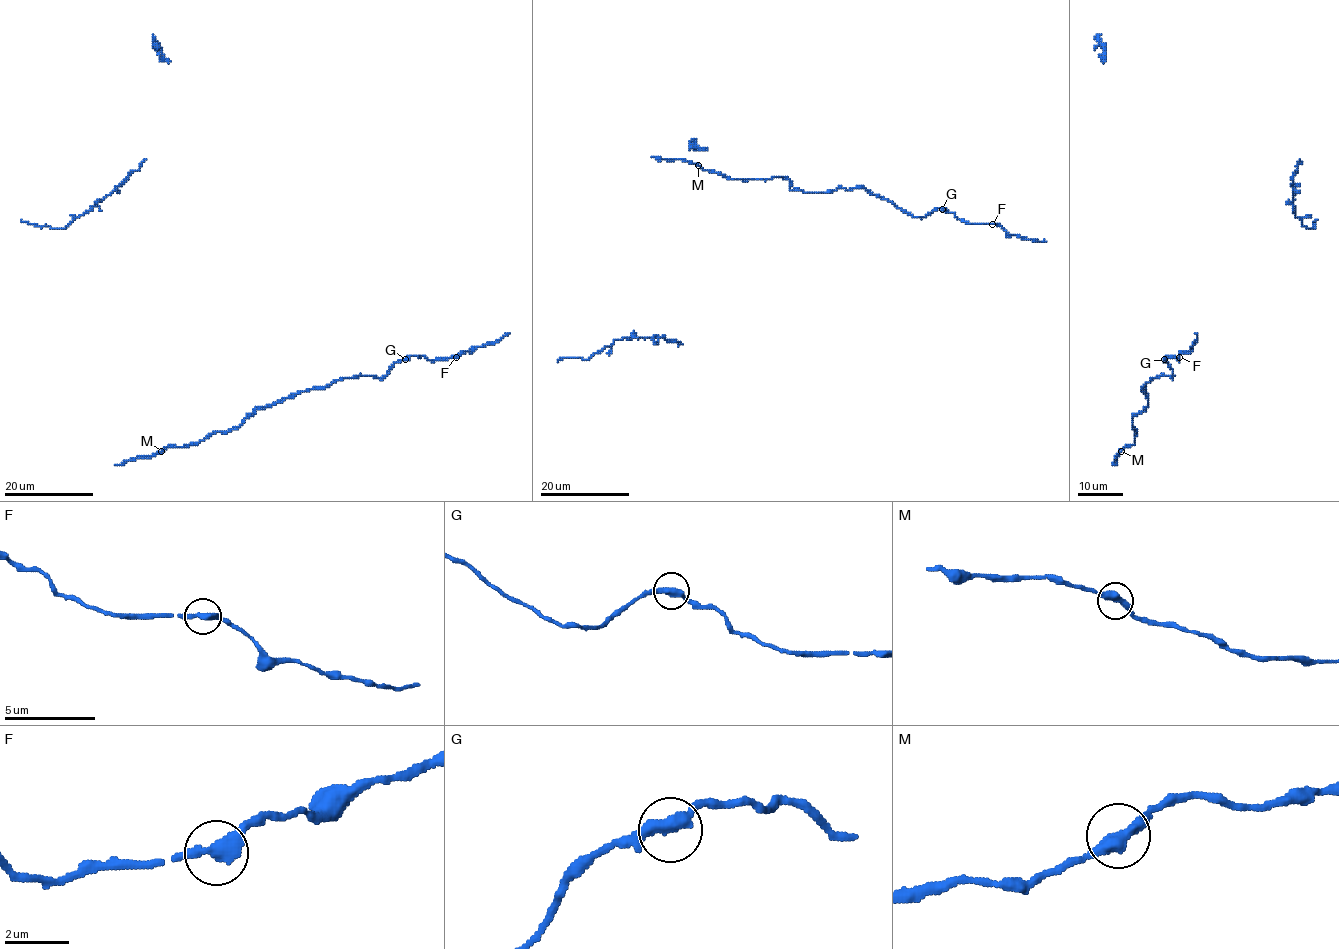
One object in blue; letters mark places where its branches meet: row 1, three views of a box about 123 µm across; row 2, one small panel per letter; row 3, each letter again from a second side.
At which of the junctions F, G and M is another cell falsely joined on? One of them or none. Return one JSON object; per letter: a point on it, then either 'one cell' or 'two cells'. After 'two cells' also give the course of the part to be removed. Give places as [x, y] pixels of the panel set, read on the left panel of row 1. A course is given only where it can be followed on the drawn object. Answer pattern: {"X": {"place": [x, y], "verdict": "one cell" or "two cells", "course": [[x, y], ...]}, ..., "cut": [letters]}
{"F": {"place": [456, 357], "verdict": "two cells", "course": [[455, 357], [497, 343], [509, 333]]}, "G": {"place": [405, 359], "verdict": "one cell"}, "M": {"place": [161, 451], "verdict": "one cell"}, "cut": ["F"]}

